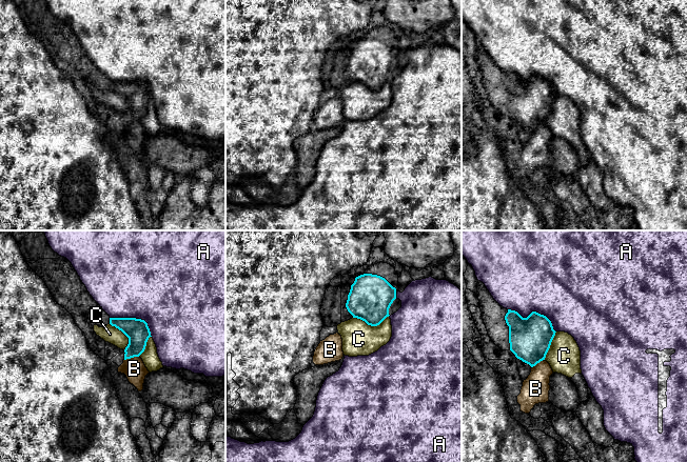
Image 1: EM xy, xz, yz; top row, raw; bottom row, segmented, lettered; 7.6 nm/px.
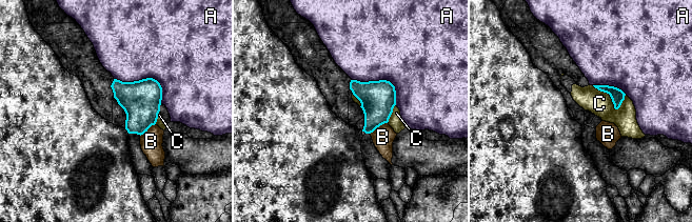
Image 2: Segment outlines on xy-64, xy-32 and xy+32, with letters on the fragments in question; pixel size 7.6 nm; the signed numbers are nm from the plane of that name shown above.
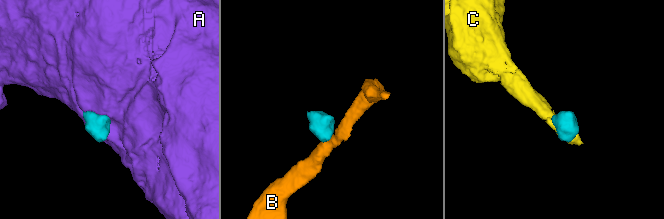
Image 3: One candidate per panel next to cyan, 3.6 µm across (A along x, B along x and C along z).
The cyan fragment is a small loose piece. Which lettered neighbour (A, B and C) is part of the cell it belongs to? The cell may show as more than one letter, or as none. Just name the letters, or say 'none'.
none

